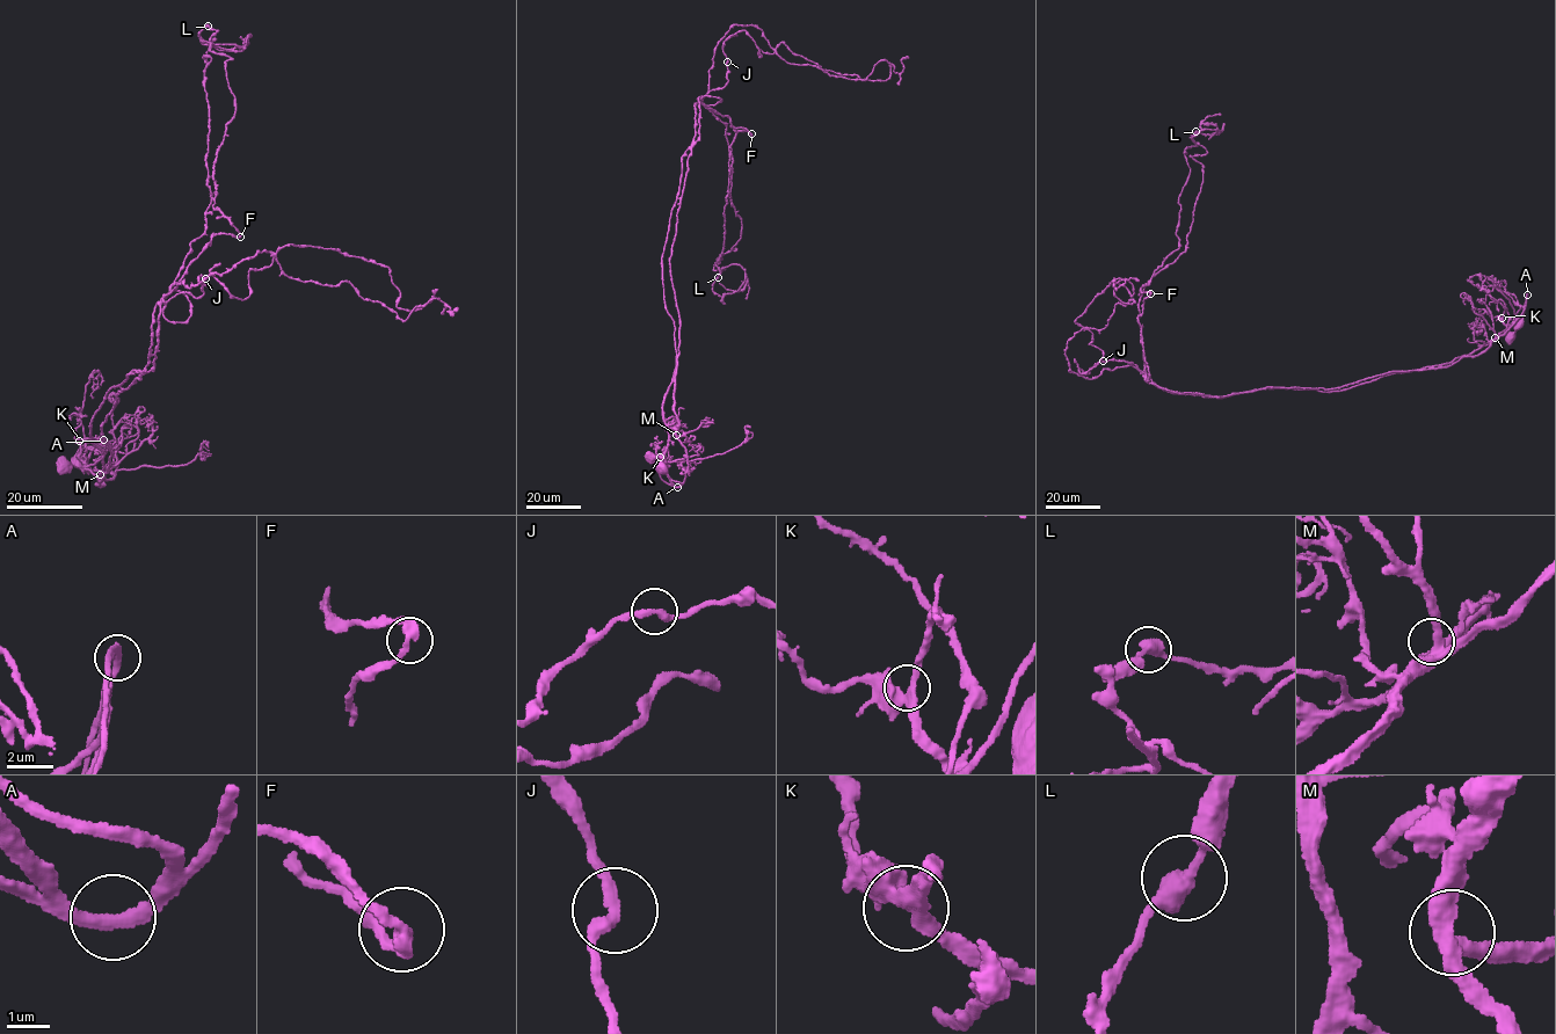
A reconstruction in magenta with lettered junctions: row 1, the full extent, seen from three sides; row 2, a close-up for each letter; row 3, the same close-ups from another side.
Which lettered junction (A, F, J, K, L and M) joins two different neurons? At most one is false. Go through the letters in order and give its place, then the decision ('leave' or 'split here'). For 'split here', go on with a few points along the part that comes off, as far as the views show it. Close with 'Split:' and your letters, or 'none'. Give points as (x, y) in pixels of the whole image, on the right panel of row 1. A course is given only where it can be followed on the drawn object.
A: place (1527, 295); split here; course (1527, 295), (1448, 362), (1219, 398), (1080, 372), (1112, 281)
F: place (1150, 293); leave
J: place (1103, 361); leave
K: place (1502, 318); leave
L: place (1195, 131); leave
M: place (1495, 337); leave
Split: A

